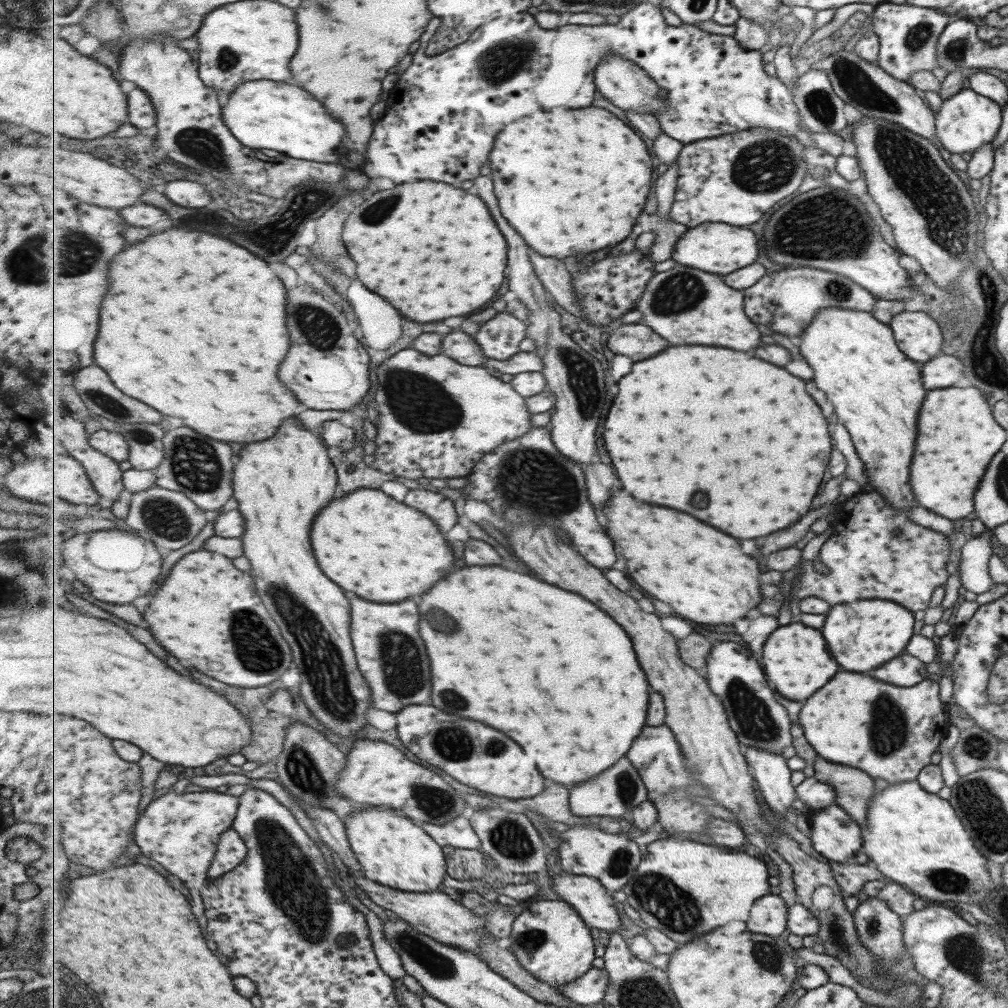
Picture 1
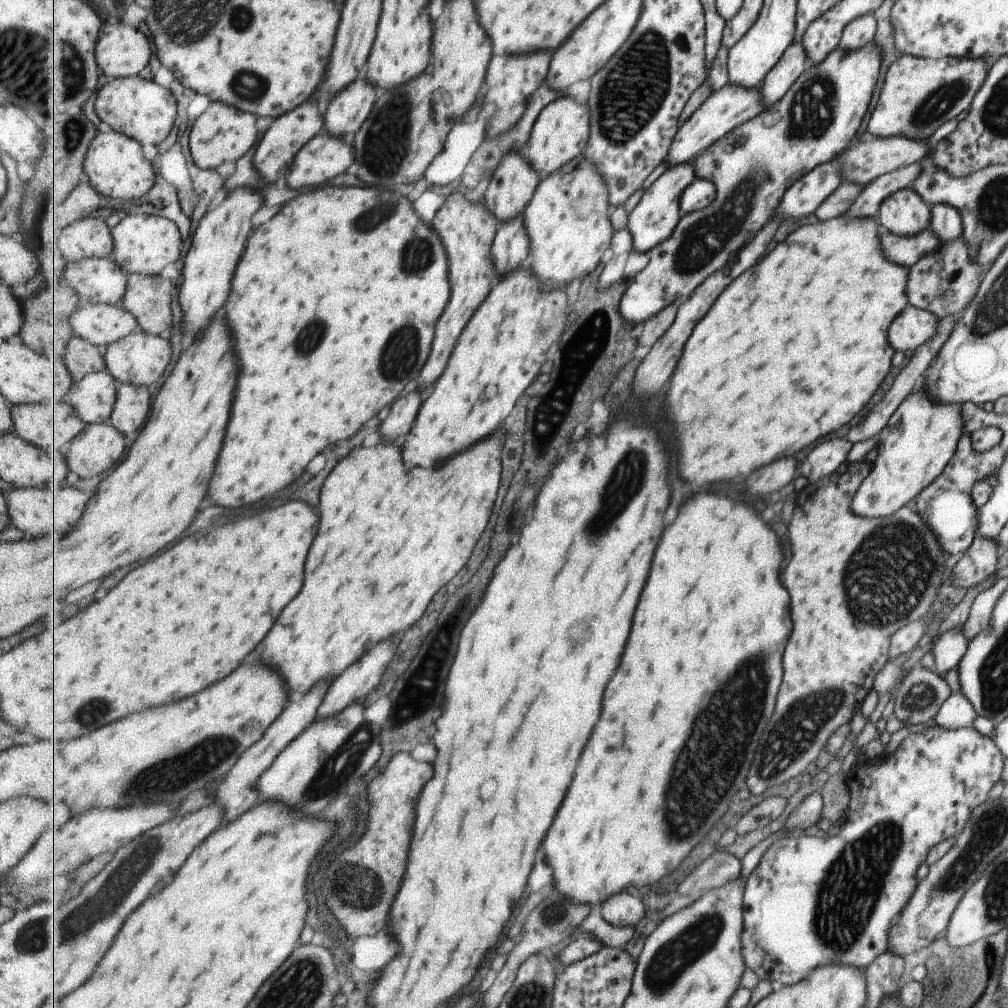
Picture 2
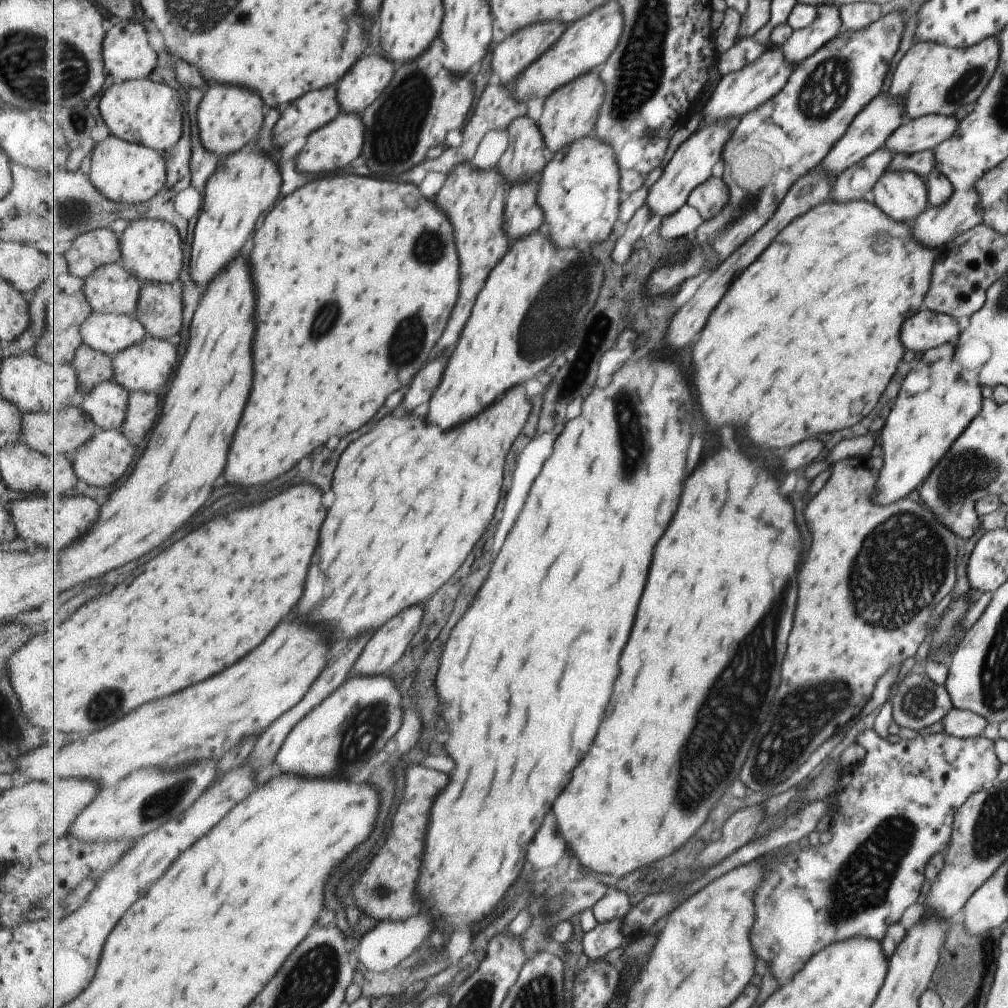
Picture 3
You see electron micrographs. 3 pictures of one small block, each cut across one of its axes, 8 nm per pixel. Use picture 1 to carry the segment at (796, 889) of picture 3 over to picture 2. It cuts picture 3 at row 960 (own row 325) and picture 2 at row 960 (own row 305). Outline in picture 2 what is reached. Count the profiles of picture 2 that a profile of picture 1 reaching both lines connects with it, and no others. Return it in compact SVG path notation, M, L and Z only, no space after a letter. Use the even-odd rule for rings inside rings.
M937 725L928 727L923 732L915 732L904 738L891 754L882 753L866 760L860 767L844 779L844 787L848 789L848 806L840 820L839 834L831 837L793 835L775 842L761 857L757 867L751 872L746 884L745 932L743 932L743 956L747 960L747 968L751 968L761 981L775 980L781 984L793 982L797 984L810 976L817 966L851 966L864 970L875 958L887 950L887 932L894 920L899 918L903 906L909 902L917 881L915 872L925 862L927 853L933 846L955 838L963 826L967 824L973 808L988 798L989 791L999 782L1004 756L990 737L979 734L973 727L945 730Z

